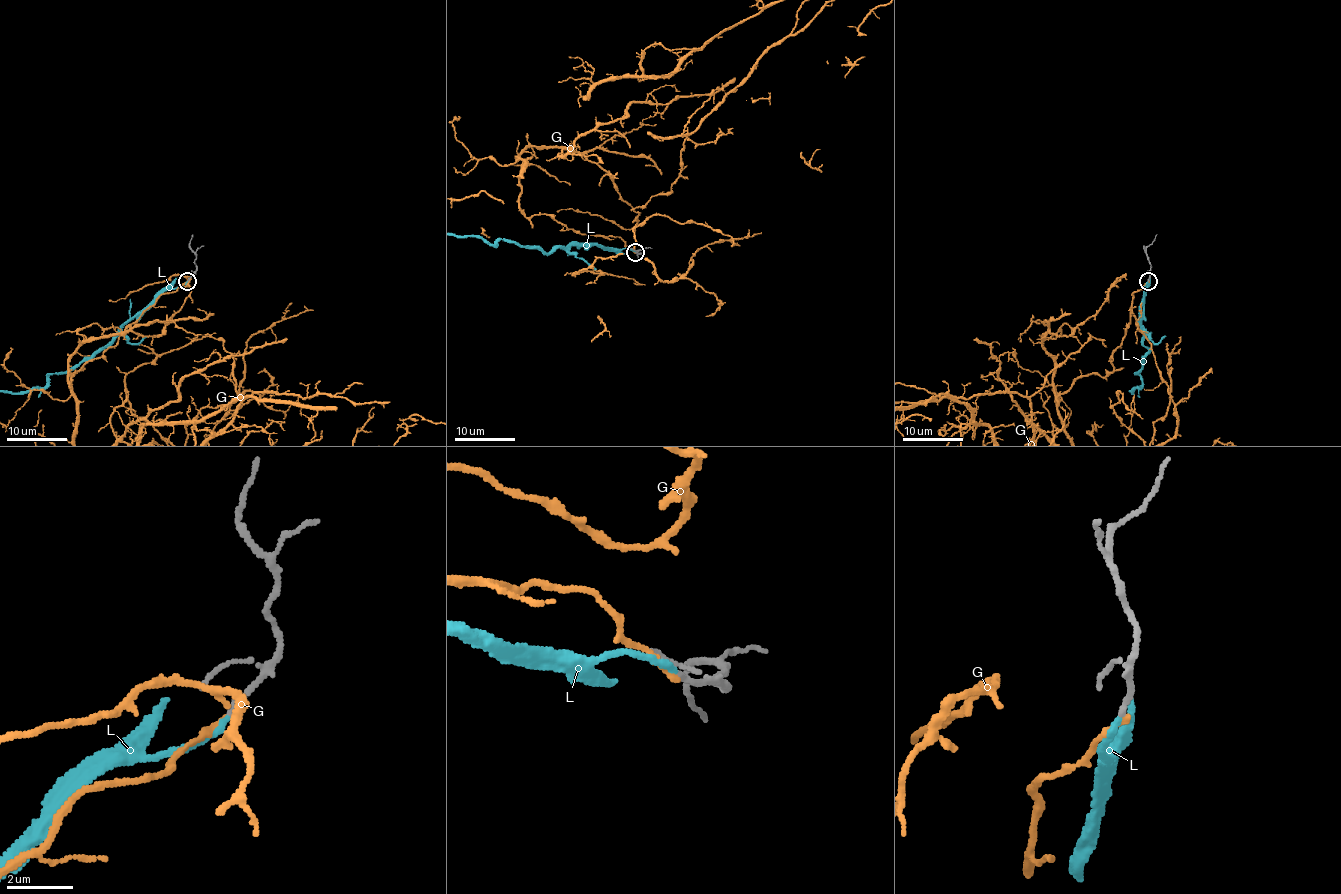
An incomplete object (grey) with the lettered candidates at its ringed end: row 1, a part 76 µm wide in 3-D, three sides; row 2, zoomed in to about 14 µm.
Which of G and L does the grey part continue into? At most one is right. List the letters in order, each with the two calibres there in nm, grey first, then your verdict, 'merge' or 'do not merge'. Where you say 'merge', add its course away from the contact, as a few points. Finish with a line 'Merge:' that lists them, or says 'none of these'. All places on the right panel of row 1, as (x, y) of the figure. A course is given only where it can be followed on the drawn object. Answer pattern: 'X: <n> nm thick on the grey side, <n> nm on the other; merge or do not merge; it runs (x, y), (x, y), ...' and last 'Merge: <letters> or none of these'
G: 190 nm thick on the grey side, 170 nm on the other; do not merge
L: 180 nm thick on the grey side, 180 nm on the other; merge
Merge: L

